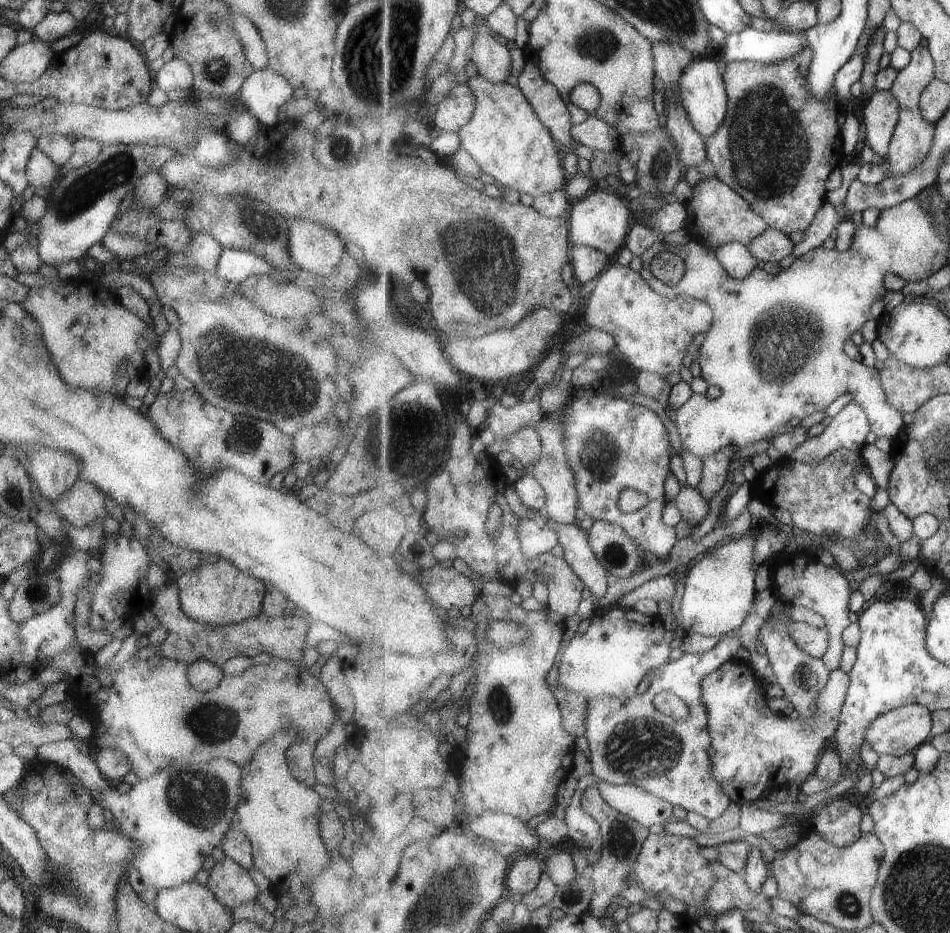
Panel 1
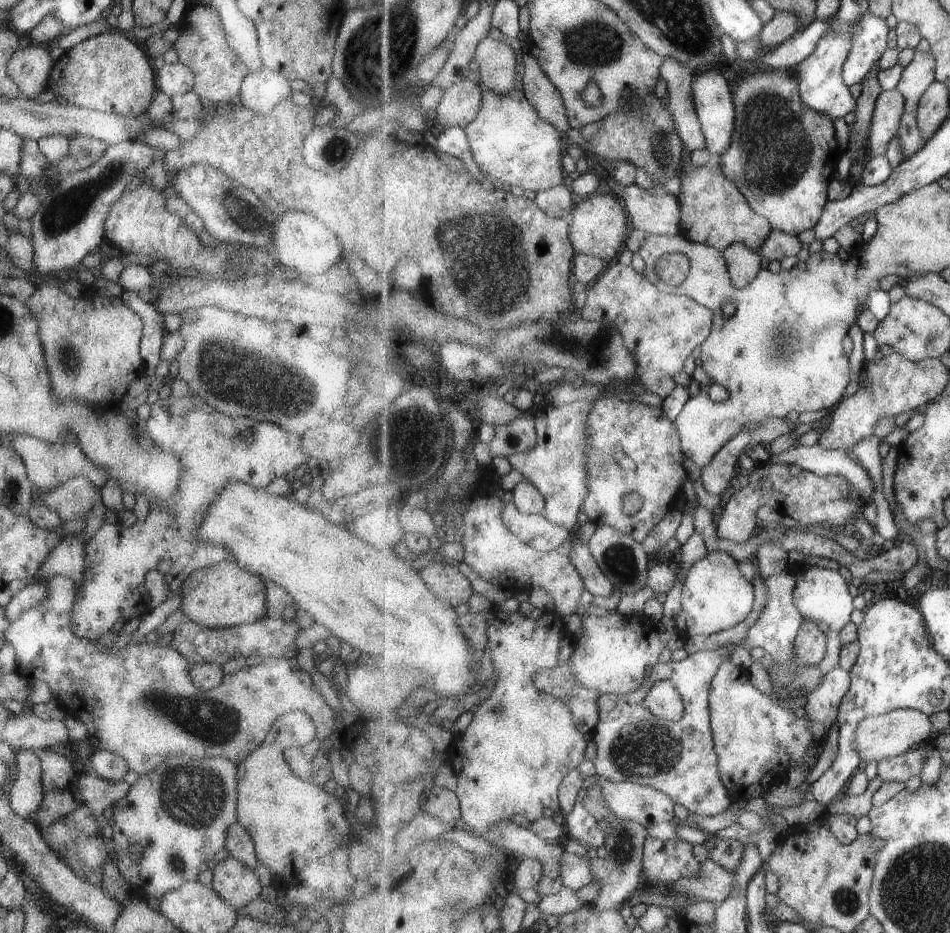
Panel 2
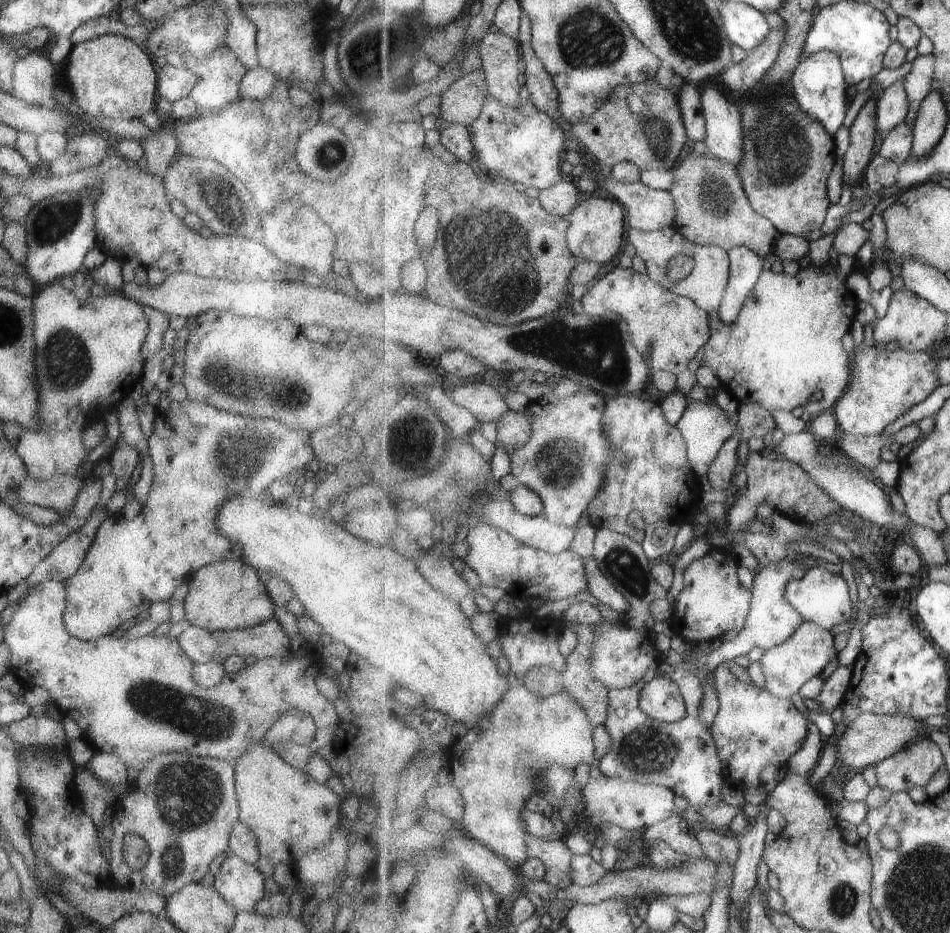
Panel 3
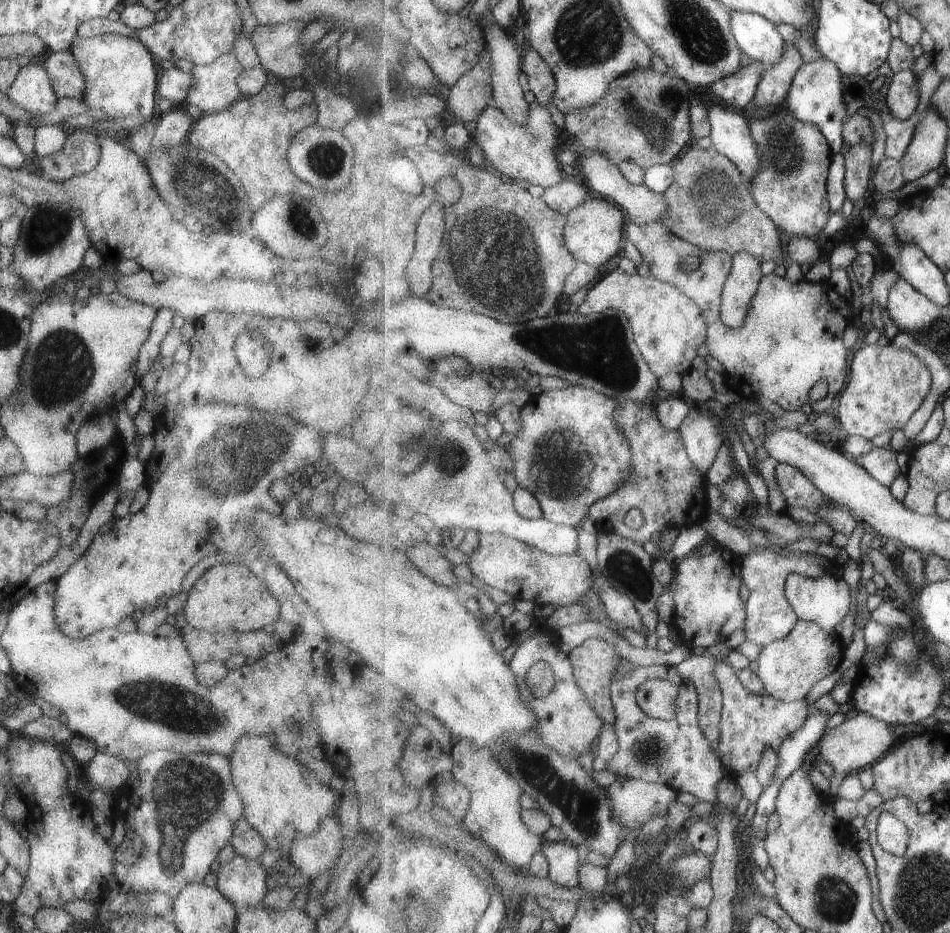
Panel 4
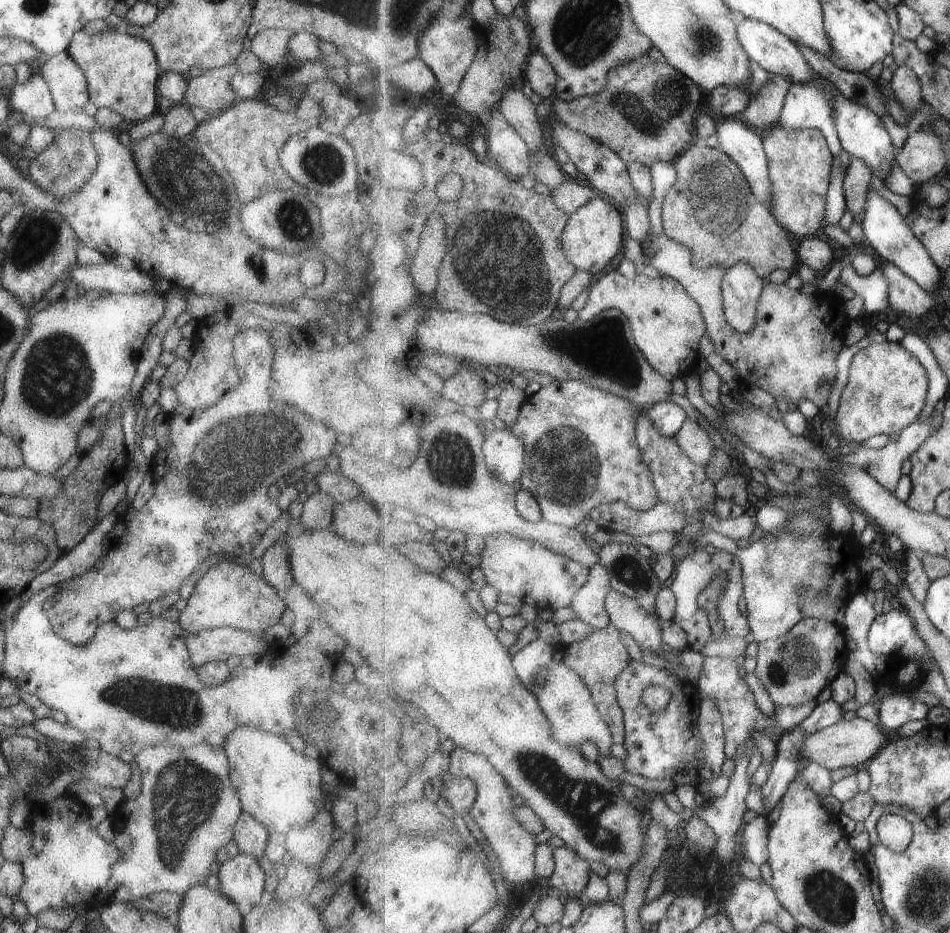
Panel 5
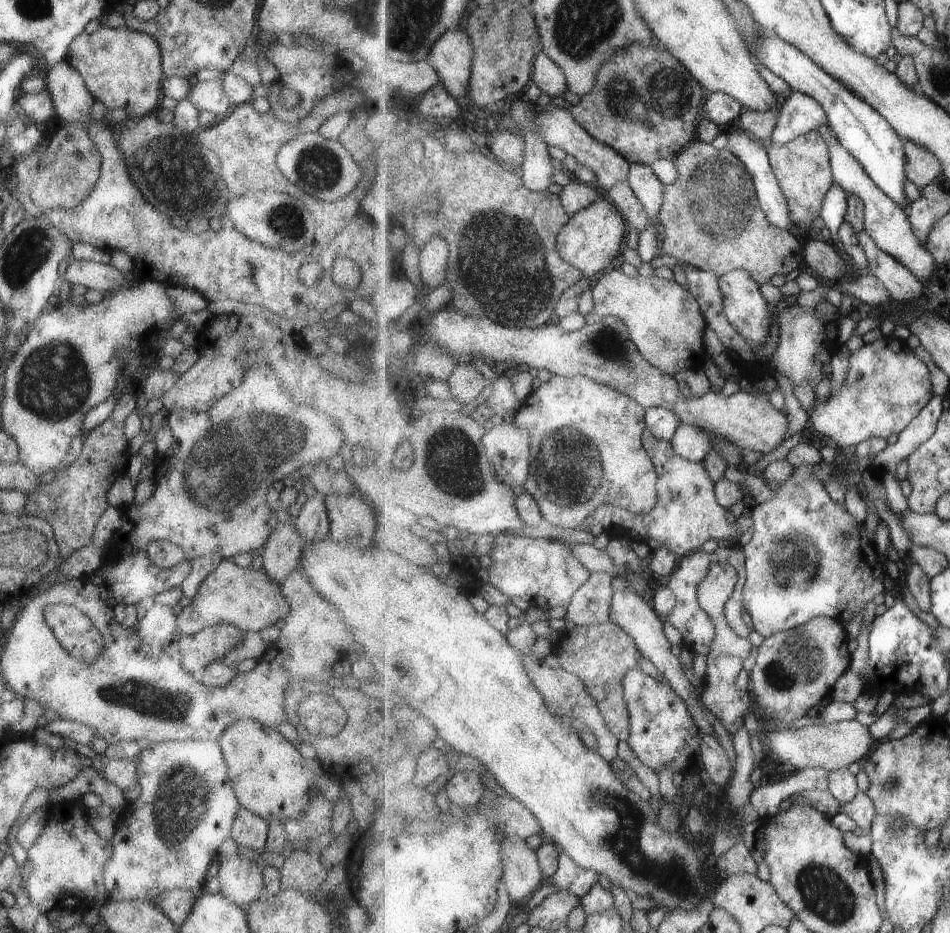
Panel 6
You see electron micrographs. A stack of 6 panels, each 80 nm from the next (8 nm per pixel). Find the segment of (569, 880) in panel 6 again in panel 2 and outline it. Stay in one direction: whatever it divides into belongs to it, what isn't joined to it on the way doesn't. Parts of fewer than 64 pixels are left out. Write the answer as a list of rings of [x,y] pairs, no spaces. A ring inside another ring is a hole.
[[[503,819],[498,825],[489,829],[484,838],[493,846],[499,846],[505,851],[508,851],[508,855],[512,857],[514,861],[531,857],[541,862],[544,868],[542,874],[543,878],[541,878],[539,884],[535,888],[541,898],[556,895],[558,892],[561,892],[564,884],[560,873],[560,862],[562,861],[563,855],[566,853],[564,851],[563,842],[555,843],[546,841],[529,827],[529,825],[515,820],[512,821],[511,819]]]

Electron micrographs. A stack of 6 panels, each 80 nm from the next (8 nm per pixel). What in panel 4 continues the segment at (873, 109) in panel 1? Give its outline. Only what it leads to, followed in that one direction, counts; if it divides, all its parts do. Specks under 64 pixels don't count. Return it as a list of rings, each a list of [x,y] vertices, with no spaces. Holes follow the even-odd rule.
[[[909,69],[893,75],[887,82],[884,89],[885,100],[890,113],[895,118],[905,120],[917,110],[917,104],[919,104],[918,79],[917,74]]]

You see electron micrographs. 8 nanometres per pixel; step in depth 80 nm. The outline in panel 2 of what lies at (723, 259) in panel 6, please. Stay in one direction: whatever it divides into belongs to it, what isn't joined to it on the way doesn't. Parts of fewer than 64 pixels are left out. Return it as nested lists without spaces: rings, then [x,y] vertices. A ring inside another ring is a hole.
[[[715,157],[709,165],[697,167],[681,174],[682,194],[677,198],[682,204],[680,232],[689,240],[709,245],[723,251],[730,244],[743,243],[757,251],[772,234],[772,224],[749,204],[740,186],[730,181],[722,172],[720,158]]]

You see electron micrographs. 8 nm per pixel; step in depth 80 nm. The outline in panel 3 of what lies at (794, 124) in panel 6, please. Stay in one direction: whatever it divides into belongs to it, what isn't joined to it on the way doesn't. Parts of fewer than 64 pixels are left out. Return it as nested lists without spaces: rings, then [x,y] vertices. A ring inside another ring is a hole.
[[[824,50],[805,57],[794,70],[789,80],[791,93],[808,115],[820,120],[833,135],[845,122],[847,110],[851,106],[850,84],[844,73],[841,57],[836,52]]]

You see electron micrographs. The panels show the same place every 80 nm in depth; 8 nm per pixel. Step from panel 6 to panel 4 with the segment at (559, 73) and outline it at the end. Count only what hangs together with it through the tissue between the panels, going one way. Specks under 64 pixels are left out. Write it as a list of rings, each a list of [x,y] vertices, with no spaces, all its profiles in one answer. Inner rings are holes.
[[[527,47],[523,55],[523,72],[528,78],[528,88],[535,96],[535,102],[543,105],[554,104],[556,80],[551,68],[535,49]]]

